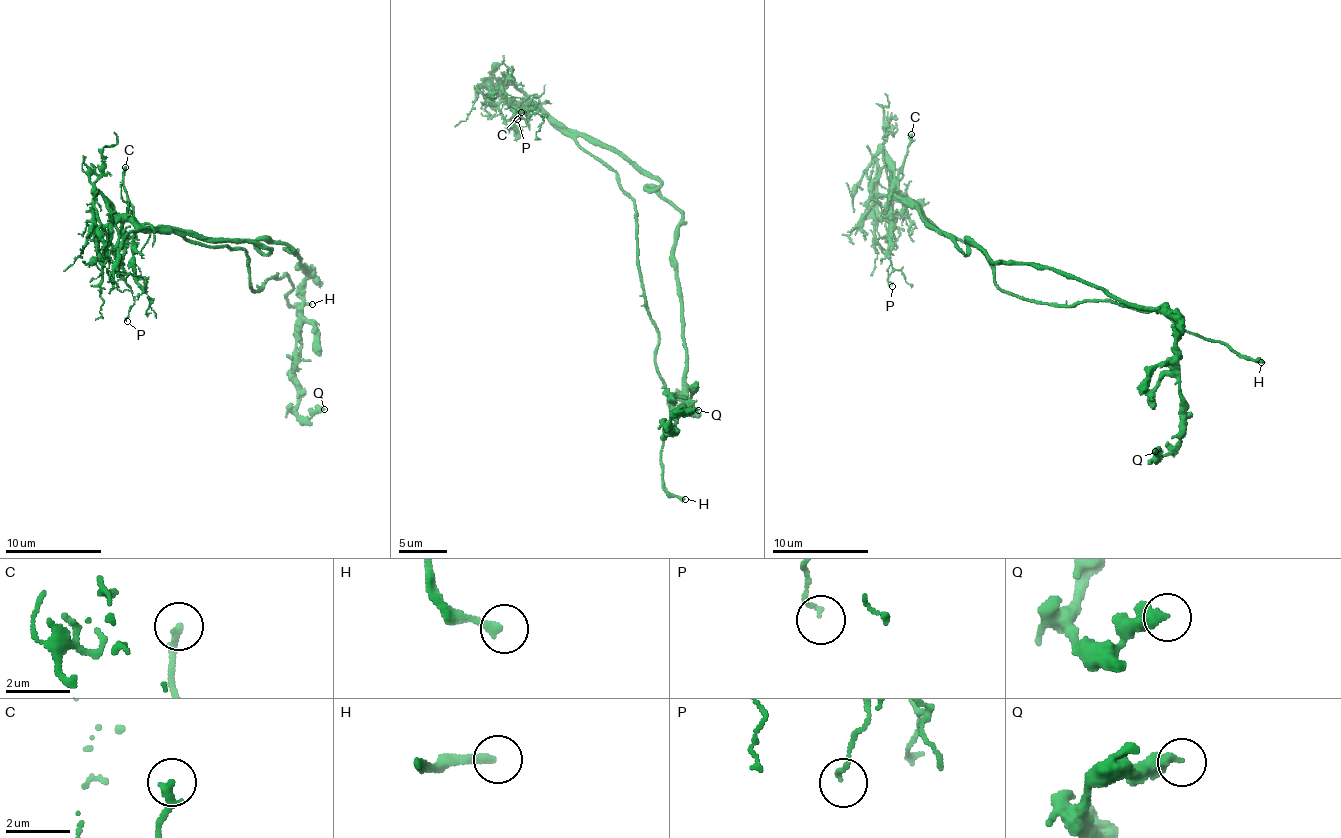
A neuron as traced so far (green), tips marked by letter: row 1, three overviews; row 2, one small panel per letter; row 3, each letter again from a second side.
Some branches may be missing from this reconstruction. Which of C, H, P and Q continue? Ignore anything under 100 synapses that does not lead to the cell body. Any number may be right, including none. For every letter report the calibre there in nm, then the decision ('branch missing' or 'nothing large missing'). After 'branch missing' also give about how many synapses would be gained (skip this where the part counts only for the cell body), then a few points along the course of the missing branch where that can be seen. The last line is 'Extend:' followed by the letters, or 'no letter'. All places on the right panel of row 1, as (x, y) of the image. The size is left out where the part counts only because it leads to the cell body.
C: 260 nm | nothing large missing
H: 260 nm | branch missing | (1261, 362), (1266, 360), (1265, 363), (1301, 391)
P: 120 nm | nothing large missing
Q: 360 nm | nothing large missing
Extend: H

